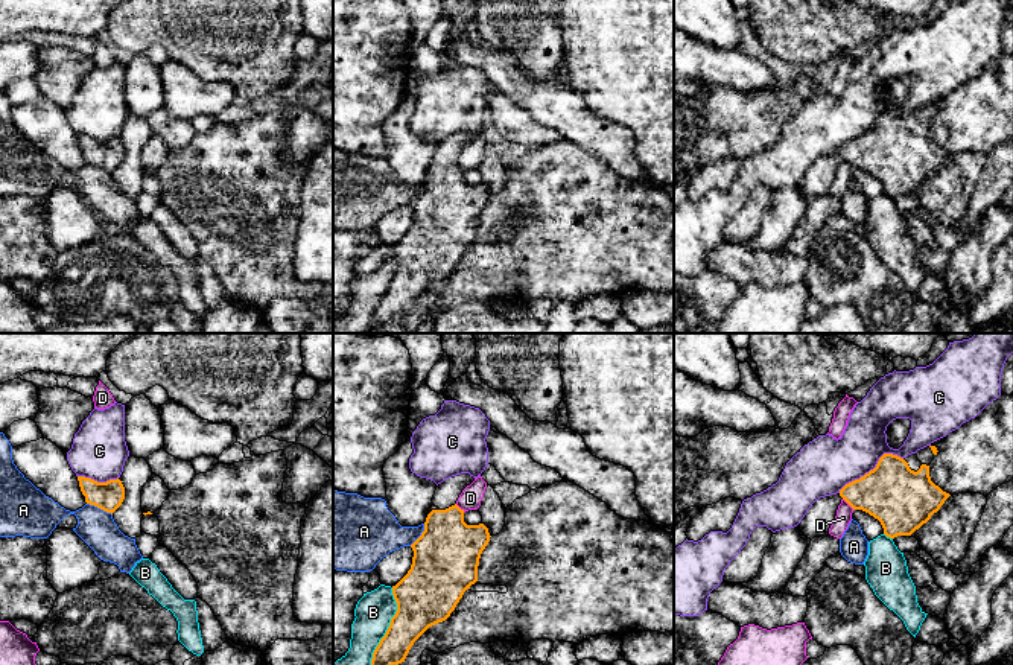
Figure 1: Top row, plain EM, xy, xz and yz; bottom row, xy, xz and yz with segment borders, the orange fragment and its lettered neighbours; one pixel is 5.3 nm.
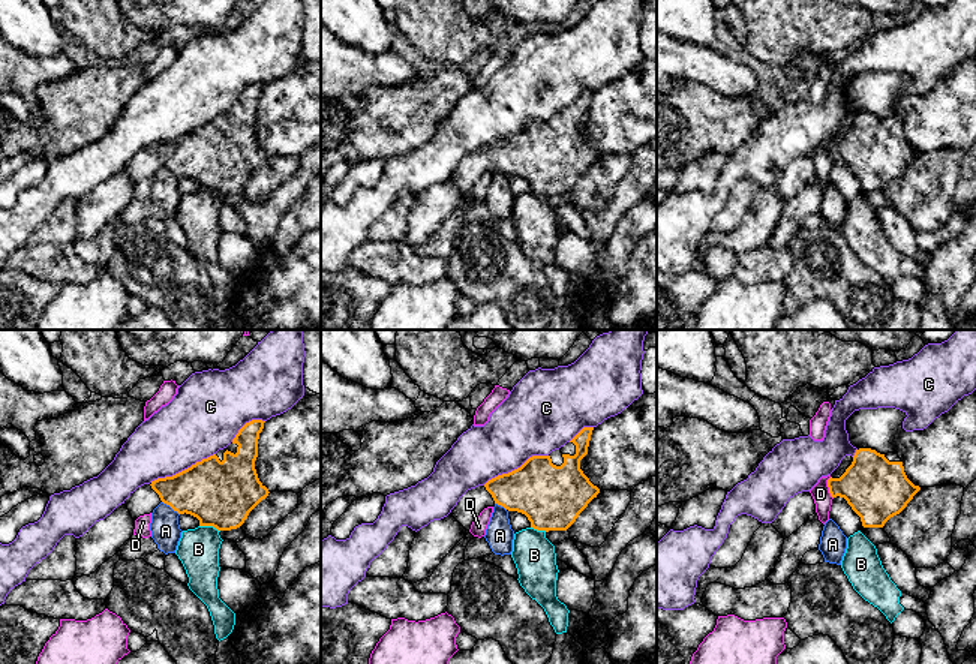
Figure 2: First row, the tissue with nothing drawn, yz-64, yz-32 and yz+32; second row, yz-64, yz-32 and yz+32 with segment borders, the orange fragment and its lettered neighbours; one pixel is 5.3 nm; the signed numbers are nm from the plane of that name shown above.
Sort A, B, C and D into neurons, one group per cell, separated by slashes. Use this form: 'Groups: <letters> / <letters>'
Groups: A / B / C / D

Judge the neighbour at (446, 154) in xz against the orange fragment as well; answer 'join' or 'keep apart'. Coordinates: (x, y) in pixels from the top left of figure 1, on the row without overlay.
join

